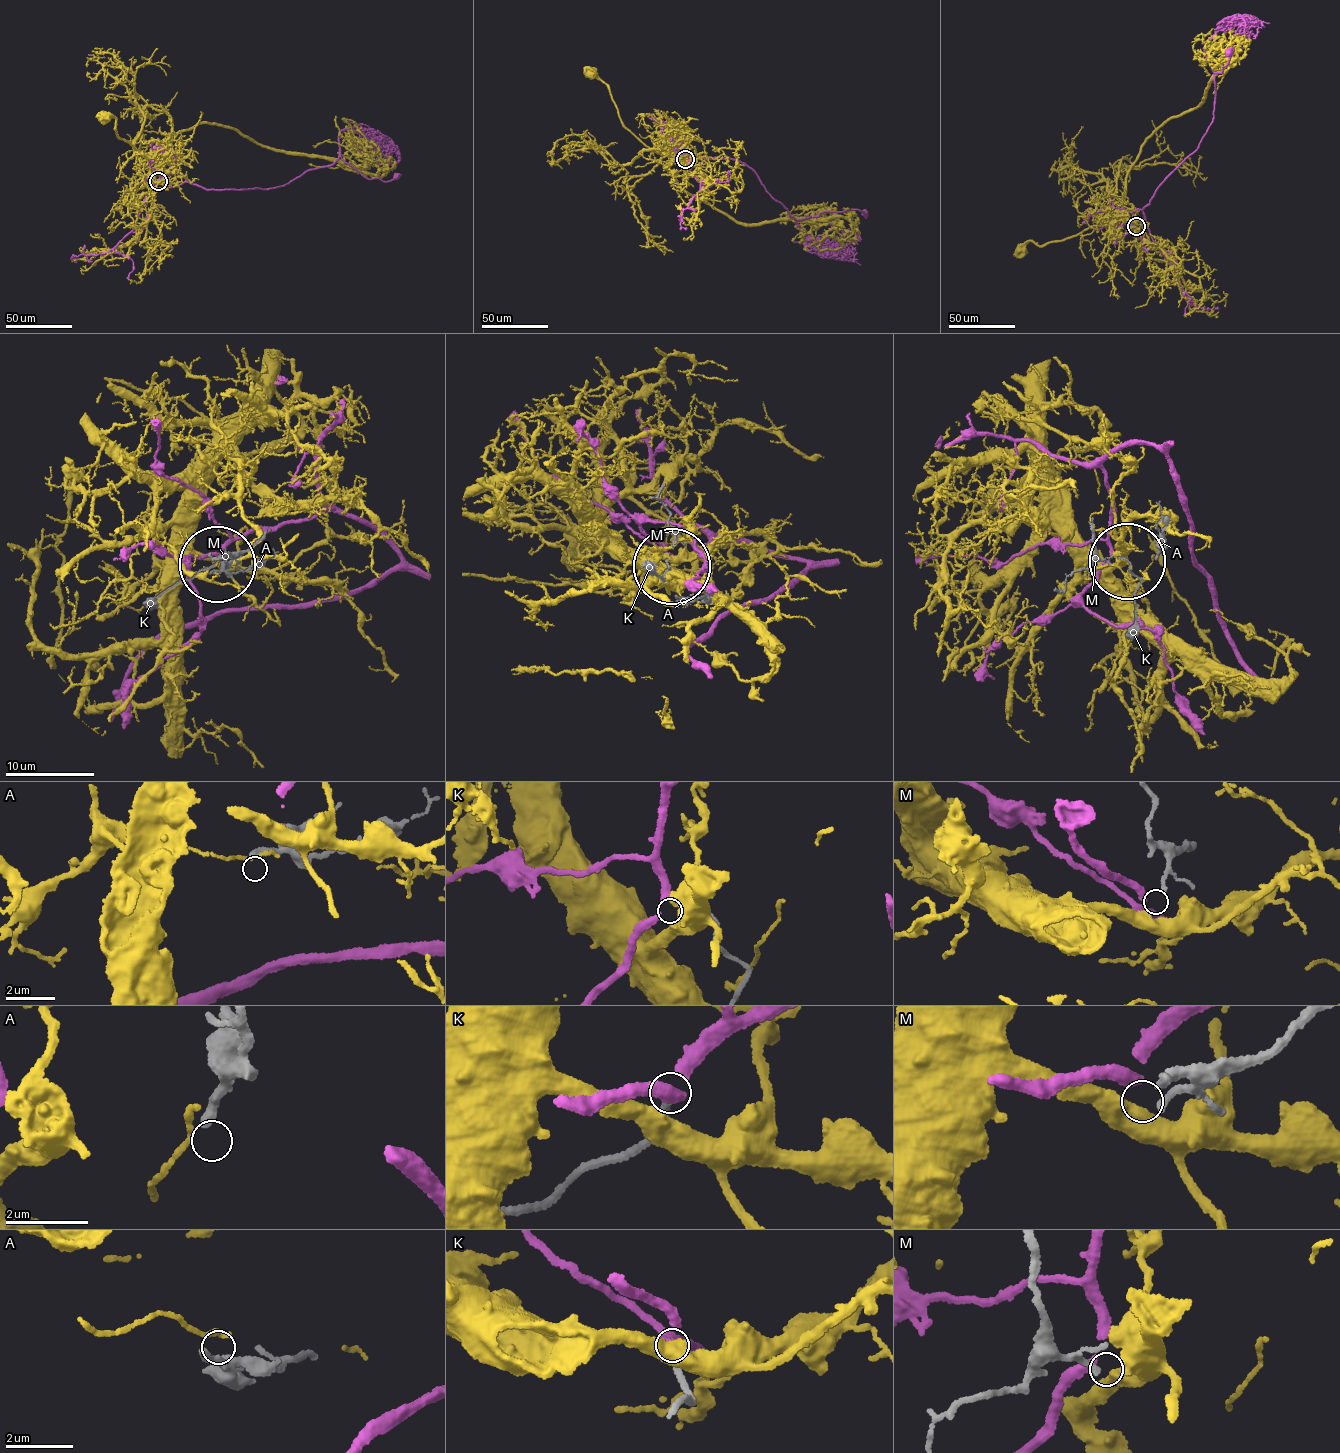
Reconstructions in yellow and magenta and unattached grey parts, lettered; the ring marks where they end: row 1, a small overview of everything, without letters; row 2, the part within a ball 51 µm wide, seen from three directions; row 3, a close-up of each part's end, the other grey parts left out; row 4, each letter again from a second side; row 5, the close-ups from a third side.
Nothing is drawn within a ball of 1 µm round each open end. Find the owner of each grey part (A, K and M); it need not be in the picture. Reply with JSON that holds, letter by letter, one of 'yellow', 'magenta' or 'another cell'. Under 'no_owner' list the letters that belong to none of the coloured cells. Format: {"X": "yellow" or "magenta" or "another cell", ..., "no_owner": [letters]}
{"A": "another cell", "K": "magenta", "M": "yellow", "no_owner": ["A"]}

